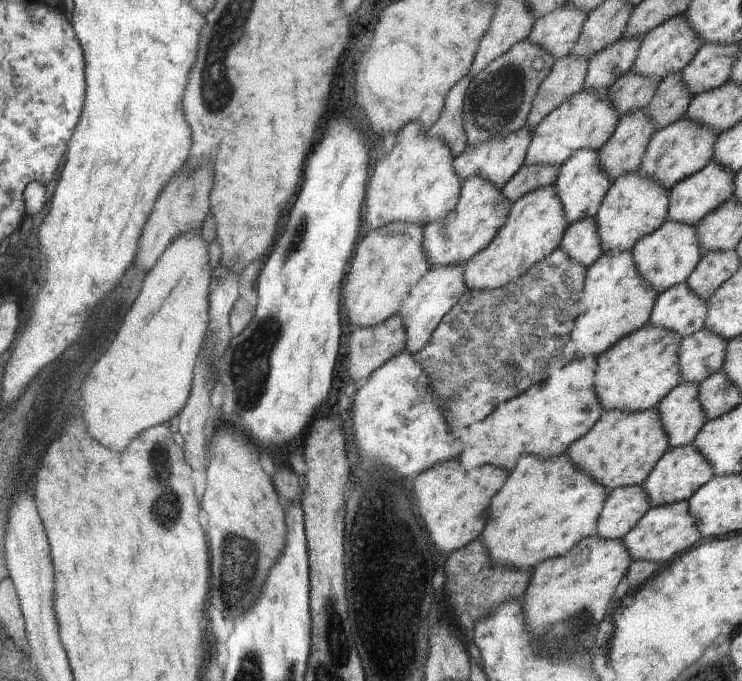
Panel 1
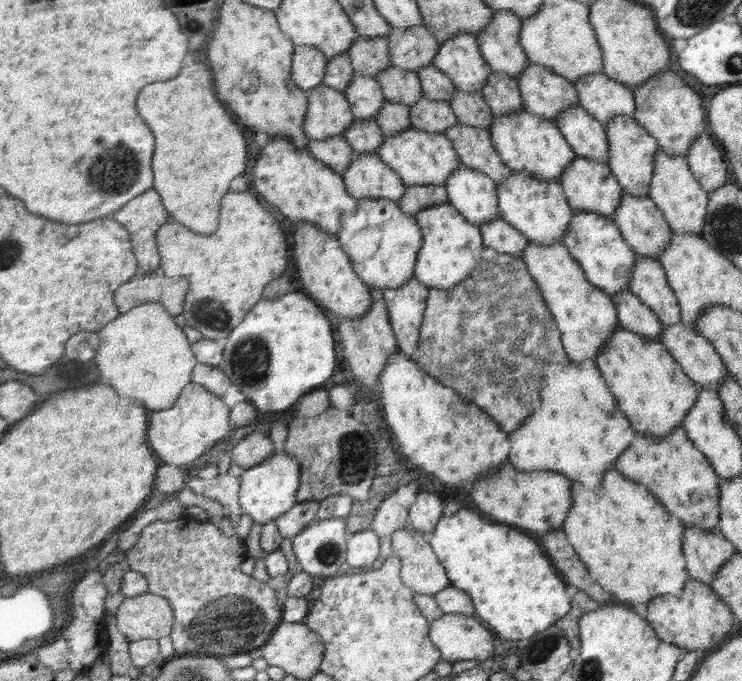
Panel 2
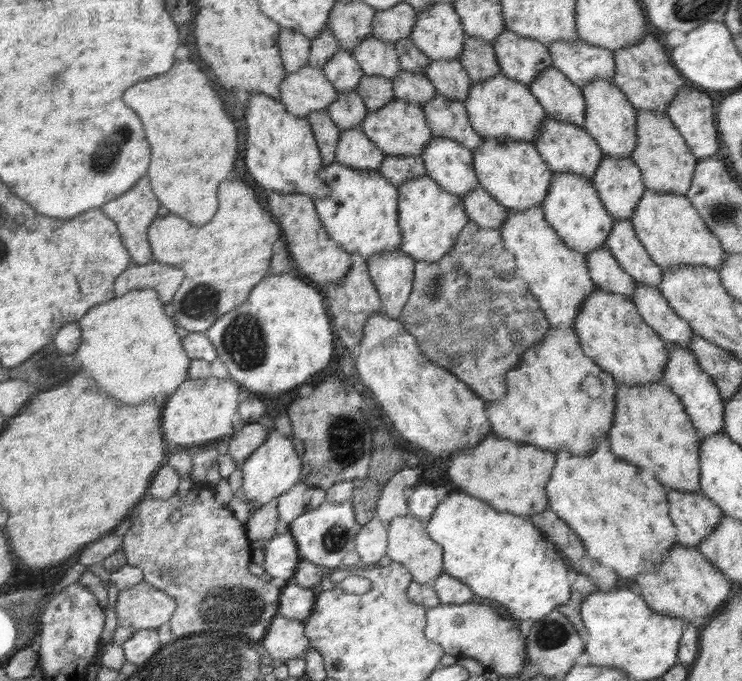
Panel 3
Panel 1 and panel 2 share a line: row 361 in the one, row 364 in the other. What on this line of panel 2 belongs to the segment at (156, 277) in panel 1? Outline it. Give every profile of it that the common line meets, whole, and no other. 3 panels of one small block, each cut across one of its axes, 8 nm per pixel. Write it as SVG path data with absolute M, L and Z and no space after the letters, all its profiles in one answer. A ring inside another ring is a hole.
M148 302L136 306L134 310L121 314L115 322L108 324L98 333L101 344L98 348L98 360L102 368L102 376L110 380L110 384L124 396L138 398L150 411L160 411L172 407L176 400L182 394L183 389L193 382L192 375L194 368L197 366L194 351L190 350L190 342L186 340L186 334L178 328L174 318L170 316L167 309L162 308L162 304Z

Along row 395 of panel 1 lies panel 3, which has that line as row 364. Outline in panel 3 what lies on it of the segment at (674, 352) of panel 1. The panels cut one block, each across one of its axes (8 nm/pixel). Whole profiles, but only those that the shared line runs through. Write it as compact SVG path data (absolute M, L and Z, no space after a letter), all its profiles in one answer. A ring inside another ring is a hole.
M597 290L583 302L576 316L575 332L583 351L597 365L615 377L617 384L648 386L660 383L670 363L670 347L643 321L628 296Z

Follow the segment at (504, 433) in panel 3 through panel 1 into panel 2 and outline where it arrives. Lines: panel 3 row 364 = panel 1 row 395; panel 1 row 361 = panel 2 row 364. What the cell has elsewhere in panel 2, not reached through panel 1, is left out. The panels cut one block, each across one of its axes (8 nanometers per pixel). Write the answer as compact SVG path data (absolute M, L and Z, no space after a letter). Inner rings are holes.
M595 360L572 362L566 368L562 368L562 371L554 370L551 374L556 374L560 378L548 380L548 384L540 390L540 395L544 396L544 404L523 421L522 427L508 433L514 444L509 455L512 456L512 466L524 472L530 470L562 472L562 475L573 483L600 495L600 492L604 492L603 484L605 477L608 476L608 470L612 470L616 458L631 446L632 438L635 436L635 431L630 426L631 421L628 422L622 410L618 410L618 401L610 394L611 387L604 380Z

